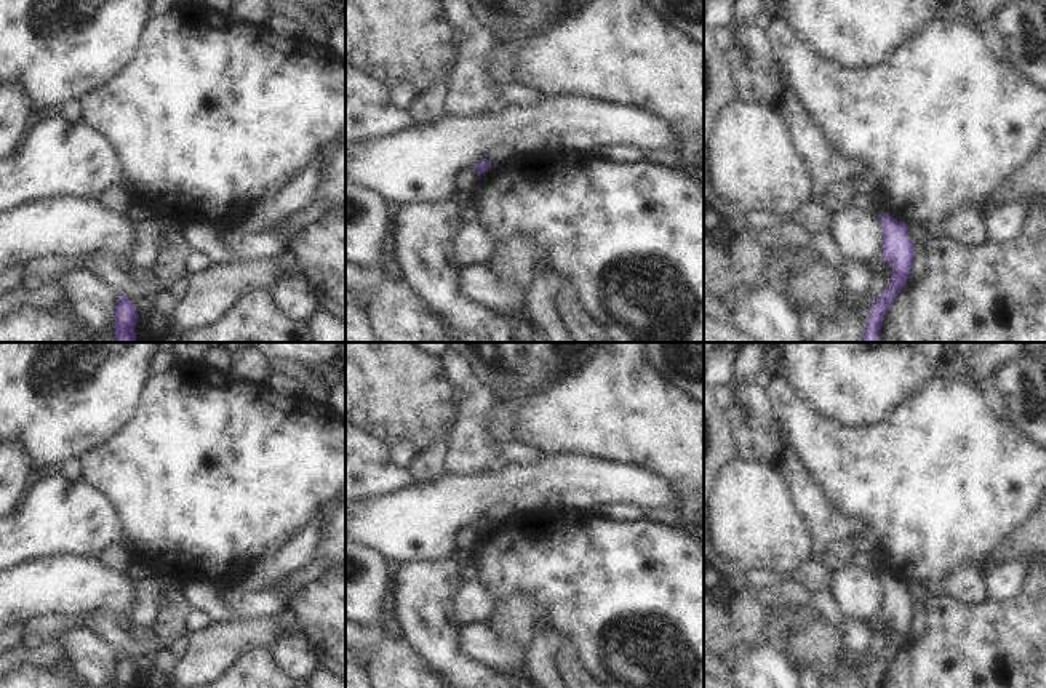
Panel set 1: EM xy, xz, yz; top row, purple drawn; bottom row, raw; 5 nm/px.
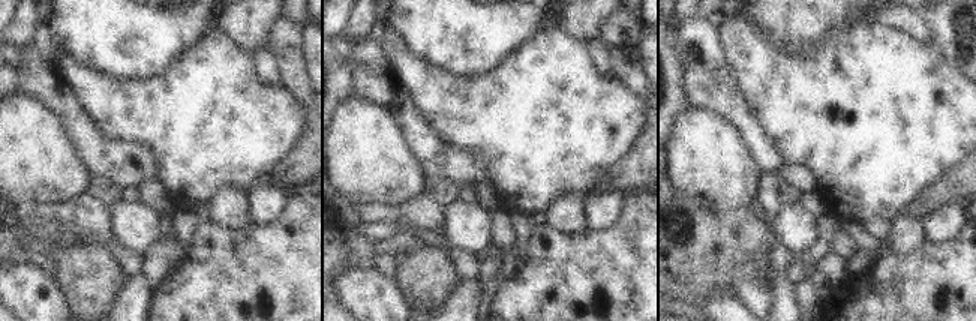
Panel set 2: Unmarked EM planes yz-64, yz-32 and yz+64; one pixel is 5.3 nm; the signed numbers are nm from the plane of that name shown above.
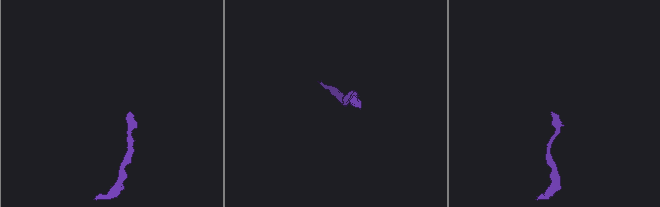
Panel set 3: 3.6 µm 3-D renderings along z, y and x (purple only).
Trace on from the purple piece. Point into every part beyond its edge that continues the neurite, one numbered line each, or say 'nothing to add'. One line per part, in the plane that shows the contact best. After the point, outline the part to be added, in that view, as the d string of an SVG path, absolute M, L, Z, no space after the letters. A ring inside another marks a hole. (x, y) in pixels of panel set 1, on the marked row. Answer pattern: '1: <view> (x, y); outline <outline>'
nothing to add

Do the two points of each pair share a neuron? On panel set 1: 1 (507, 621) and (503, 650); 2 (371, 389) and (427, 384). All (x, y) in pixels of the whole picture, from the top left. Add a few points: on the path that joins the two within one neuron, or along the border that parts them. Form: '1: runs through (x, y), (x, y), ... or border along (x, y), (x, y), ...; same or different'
1: border along (487, 623), (501, 640), (514, 642), (523, 652); different
2: runs through (386, 388), (413, 388); same

